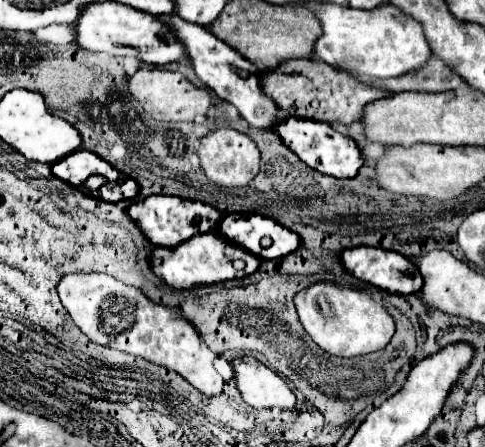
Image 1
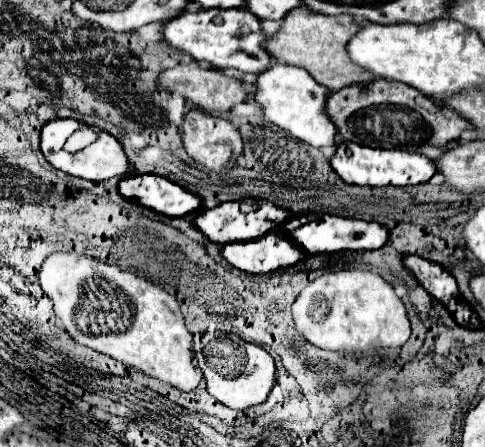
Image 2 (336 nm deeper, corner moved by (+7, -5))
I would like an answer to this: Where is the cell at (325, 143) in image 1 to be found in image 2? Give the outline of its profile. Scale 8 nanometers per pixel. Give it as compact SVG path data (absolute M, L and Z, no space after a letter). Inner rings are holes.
M342 142L338 146L336 156L332 158L332 168L336 174L348 182L358 186L410 186L410 184L424 184L428 182L438 170L436 162L424 154L408 152L408 150L380 150L370 146L360 146L354 142Z

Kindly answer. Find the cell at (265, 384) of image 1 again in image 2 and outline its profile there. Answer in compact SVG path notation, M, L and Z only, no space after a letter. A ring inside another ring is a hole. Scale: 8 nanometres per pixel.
M220 334L208 340L198 354L198 366L204 372L208 392L232 410L246 410L250 406L262 404L276 382L272 356L262 346L246 342L236 334Z

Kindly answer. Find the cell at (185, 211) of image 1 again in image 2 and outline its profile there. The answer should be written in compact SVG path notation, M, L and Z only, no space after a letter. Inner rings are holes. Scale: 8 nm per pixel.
M244 198L244 200L236 200L236 202L224 202L216 208L210 210L202 210L200 214L196 214L194 224L212 240L218 244L228 244L228 242L248 242L248 240L256 240L264 234L268 234L268 230L276 230L276 226L282 226L284 222L288 222L288 218L292 218L290 210L284 210L280 206L276 206L274 202L264 202L260 210L256 212L248 212L244 214L240 210L240 206L244 202L252 202L252 198Z

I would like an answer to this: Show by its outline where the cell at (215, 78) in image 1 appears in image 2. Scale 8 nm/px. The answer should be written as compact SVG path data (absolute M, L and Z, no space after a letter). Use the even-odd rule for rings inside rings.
M274 64L272 70L258 74L256 88L258 90L254 98L264 108L266 120L278 124L292 136L316 148L334 146L338 142L336 140L338 130L326 112L326 100L330 96L330 90L326 86L320 86L304 68L296 68L288 64Z

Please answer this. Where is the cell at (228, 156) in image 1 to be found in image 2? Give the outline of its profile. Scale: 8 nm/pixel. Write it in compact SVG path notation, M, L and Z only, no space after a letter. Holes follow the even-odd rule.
M190 110L184 116L182 142L184 142L188 156L212 172L228 172L234 166L234 162L242 150L242 136L230 120L204 114L200 110Z

